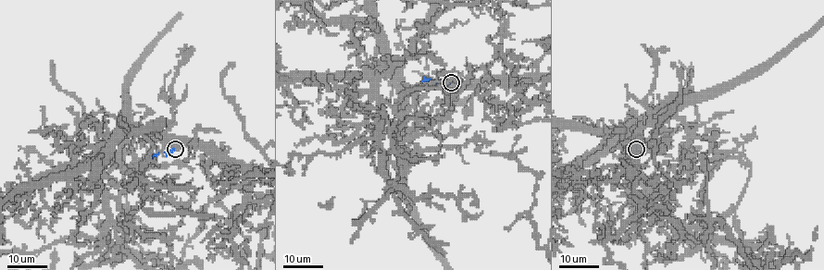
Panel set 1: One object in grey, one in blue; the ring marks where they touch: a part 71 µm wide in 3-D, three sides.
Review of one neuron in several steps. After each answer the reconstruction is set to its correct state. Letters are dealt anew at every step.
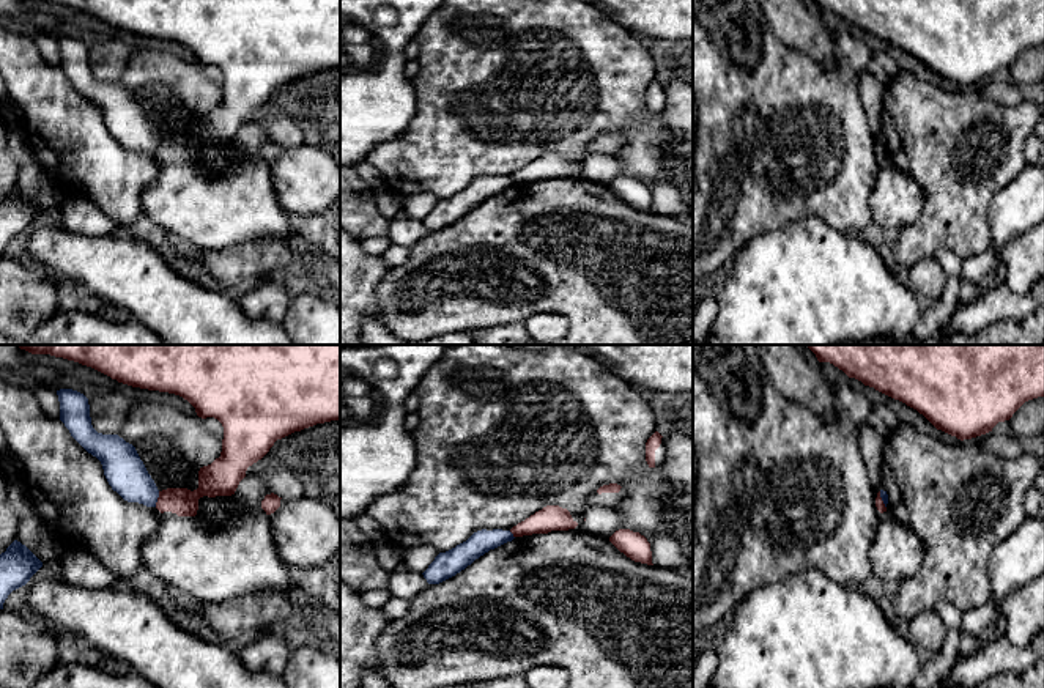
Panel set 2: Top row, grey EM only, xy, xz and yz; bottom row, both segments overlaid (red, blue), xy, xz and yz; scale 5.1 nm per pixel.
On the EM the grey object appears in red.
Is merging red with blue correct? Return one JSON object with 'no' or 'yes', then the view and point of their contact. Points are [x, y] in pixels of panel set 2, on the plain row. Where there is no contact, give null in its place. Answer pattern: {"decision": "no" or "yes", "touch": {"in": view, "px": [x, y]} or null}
{"decision": "no", "touch": {"in": "xy", "px": [158, 147]}}

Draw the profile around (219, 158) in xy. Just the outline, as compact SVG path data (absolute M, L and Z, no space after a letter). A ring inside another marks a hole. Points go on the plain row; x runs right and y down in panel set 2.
M235 142L231 143L203 143L198 146L198 157L194 165L202 165L206 170L213 170L217 175L225 175L233 165L239 164Z

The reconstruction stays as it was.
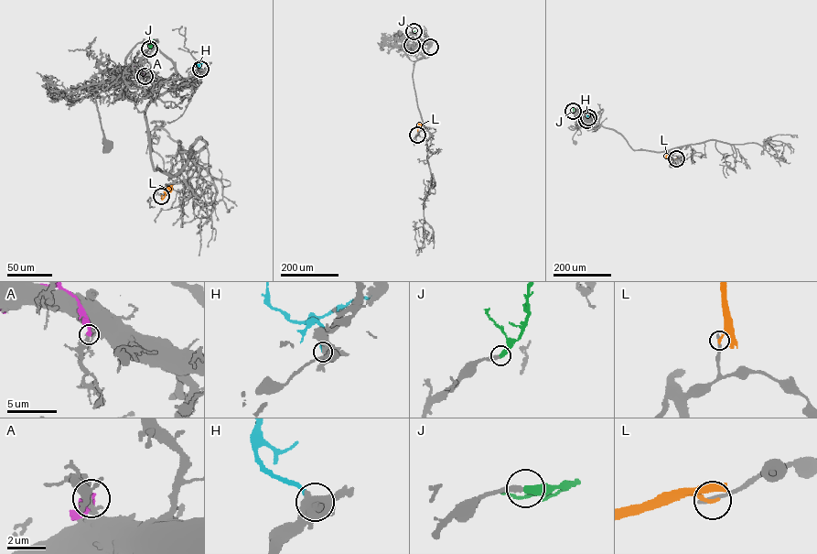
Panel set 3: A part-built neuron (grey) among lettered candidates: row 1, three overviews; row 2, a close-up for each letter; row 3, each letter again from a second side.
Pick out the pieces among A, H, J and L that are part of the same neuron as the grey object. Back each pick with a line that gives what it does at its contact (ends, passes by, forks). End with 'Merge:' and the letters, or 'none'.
J: it ends
Merge: J

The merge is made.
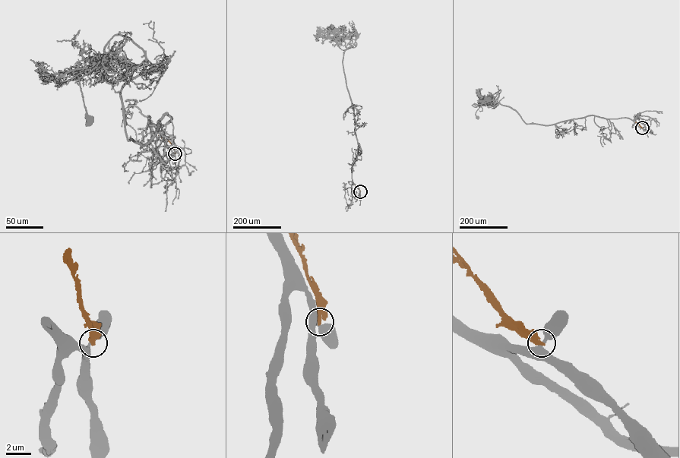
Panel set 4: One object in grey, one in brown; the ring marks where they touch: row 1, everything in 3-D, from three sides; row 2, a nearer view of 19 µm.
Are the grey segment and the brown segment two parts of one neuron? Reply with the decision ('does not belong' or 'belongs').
does not belong

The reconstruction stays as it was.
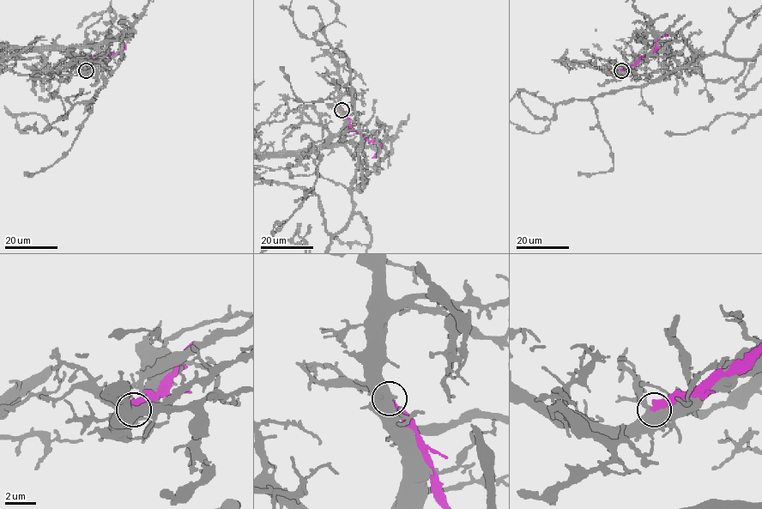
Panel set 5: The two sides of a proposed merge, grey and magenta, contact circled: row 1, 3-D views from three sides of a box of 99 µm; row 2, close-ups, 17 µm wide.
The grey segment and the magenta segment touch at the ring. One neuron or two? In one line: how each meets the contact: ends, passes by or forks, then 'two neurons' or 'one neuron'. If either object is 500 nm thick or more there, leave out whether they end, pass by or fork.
two neurons

